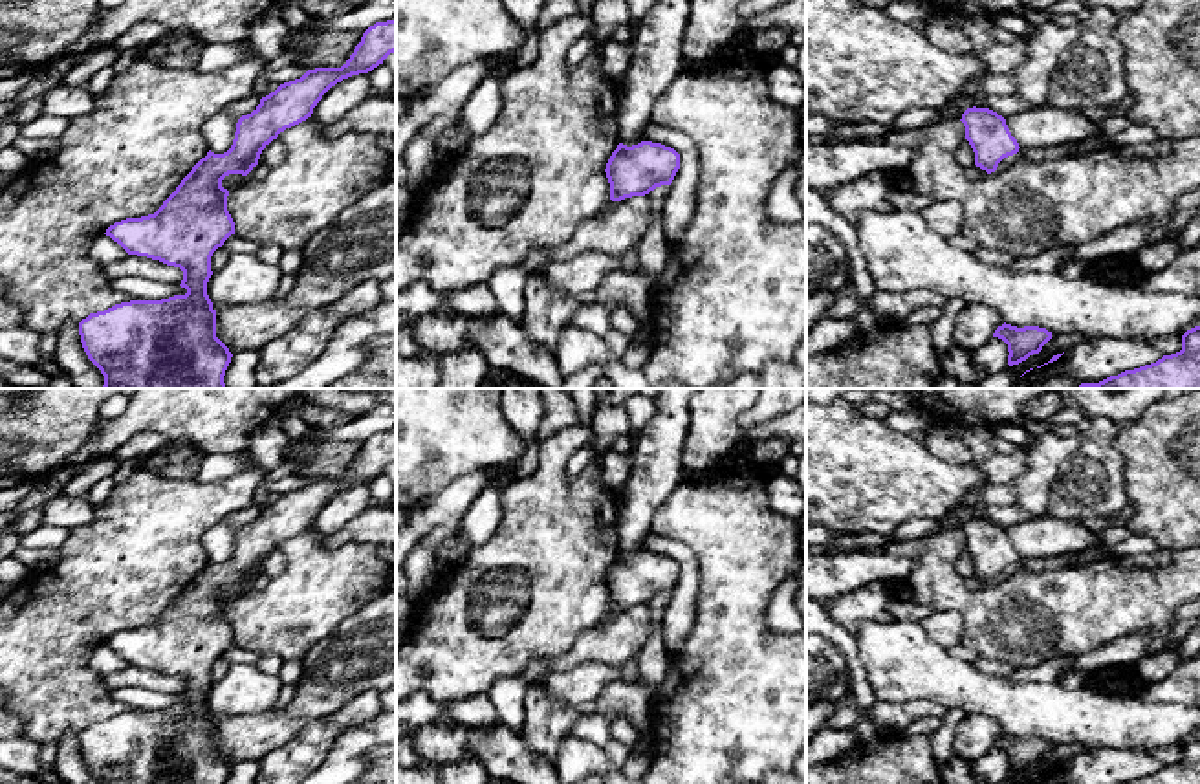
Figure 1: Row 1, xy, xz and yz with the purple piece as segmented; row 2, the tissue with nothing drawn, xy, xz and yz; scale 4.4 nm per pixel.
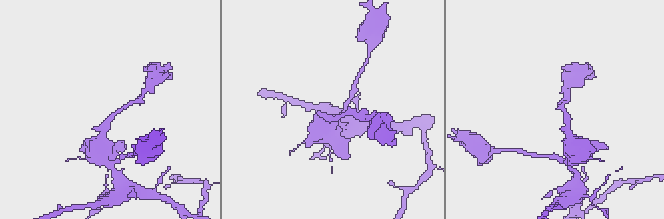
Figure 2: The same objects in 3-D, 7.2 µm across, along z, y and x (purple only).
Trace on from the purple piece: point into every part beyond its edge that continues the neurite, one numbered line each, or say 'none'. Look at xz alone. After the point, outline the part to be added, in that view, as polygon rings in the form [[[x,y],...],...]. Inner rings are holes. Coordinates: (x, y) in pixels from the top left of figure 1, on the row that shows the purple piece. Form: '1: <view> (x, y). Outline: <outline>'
none

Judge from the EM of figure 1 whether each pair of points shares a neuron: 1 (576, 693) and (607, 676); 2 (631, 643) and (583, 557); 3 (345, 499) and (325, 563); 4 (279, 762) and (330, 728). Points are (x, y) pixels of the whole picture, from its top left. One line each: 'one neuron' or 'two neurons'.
1: one neuron
2: two neurons
3: two neurons
4: one neuron

